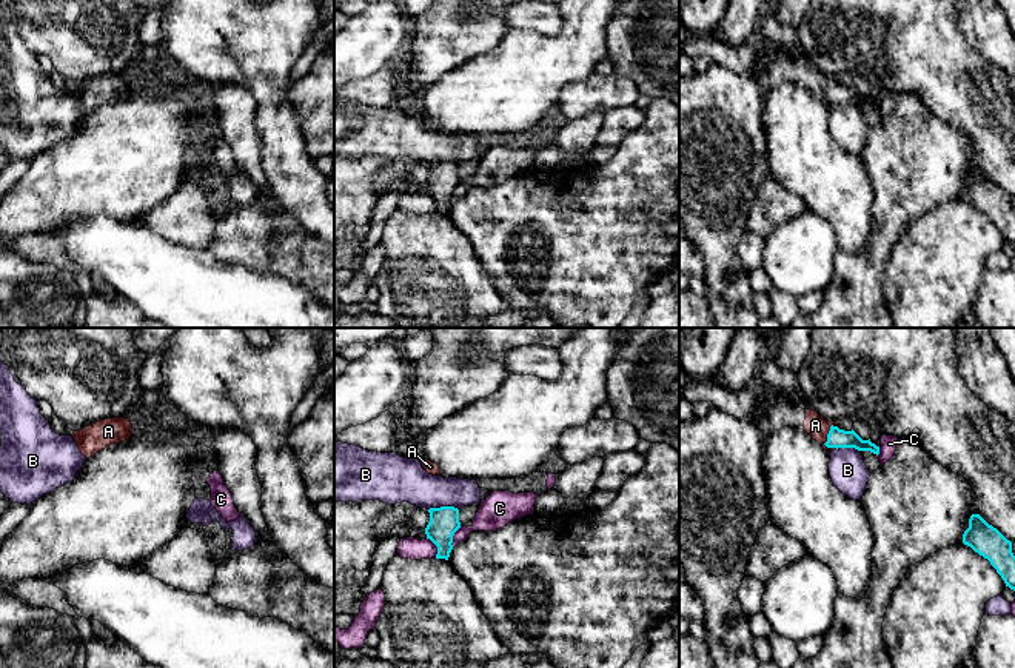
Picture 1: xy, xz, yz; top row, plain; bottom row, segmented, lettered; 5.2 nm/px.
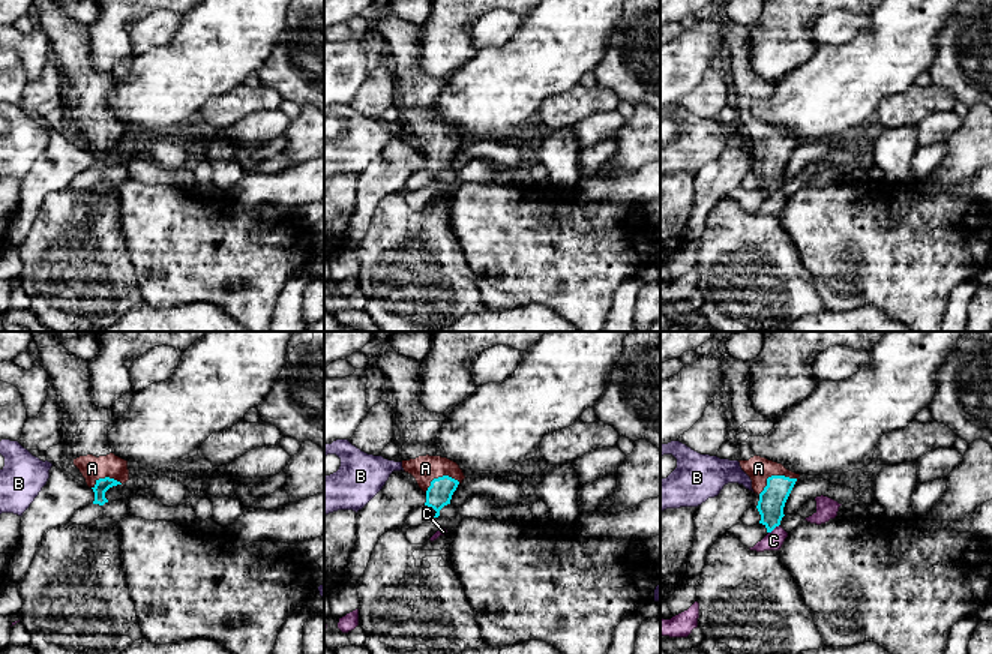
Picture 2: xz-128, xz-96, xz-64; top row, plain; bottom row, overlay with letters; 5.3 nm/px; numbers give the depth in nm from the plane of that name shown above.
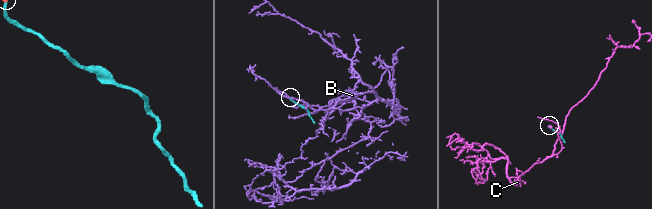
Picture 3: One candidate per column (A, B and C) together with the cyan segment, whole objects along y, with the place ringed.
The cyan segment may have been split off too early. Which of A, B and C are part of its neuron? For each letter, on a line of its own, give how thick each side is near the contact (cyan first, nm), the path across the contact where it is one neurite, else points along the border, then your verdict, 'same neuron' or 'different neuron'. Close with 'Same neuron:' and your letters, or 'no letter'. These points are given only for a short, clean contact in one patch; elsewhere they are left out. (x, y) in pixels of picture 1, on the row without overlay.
A: 100/120 nm | across yz (837, 93), (827, 90), (815, 80) | same neuron
B: 160/240 nm | along xz (458, 163), (432, 162), (428, 165) | different neuron
C: 160/160 nm | different neuron
Same neuron: A

